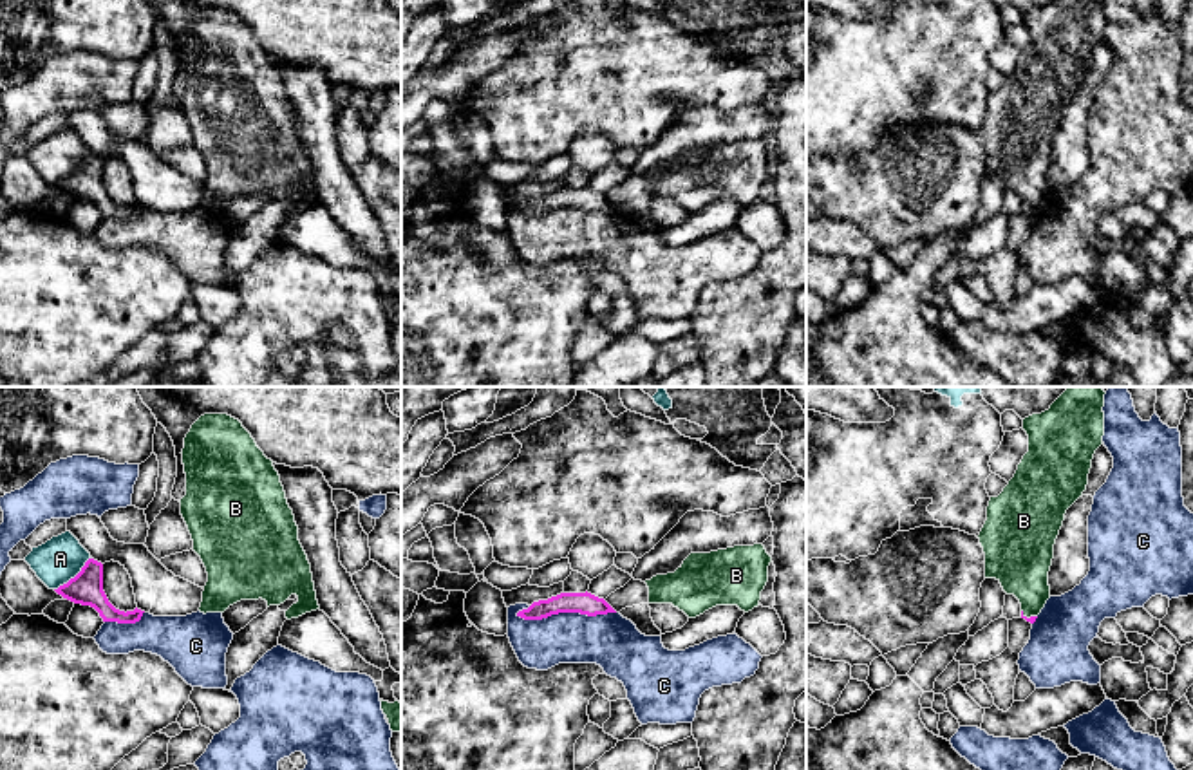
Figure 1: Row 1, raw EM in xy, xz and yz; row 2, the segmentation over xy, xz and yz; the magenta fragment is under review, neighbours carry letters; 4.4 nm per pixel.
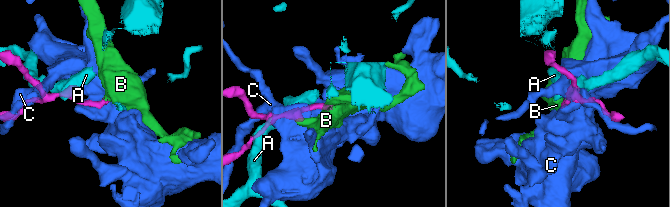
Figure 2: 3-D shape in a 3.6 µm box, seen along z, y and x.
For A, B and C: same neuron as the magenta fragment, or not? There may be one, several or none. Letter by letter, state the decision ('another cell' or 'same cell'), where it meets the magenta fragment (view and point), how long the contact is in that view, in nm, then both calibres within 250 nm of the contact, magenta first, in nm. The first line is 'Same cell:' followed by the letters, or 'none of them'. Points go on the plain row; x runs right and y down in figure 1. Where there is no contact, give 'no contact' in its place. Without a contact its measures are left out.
Same cell: B
A: another cell; meets magenta in xy at (75, 172); contact 220 nm long; 150 nm thick on the magenta side, 200 nm on the other
B: same cell; meets magenta in yz at (1031, 212); contact 80 nm long; 30 nm thick on the magenta side, 260 nm on the other
C: another cell; meets magenta in xz at (564, 206); contact 440 nm long; 100 nm thick on the magenta side, 240 nm on the other

